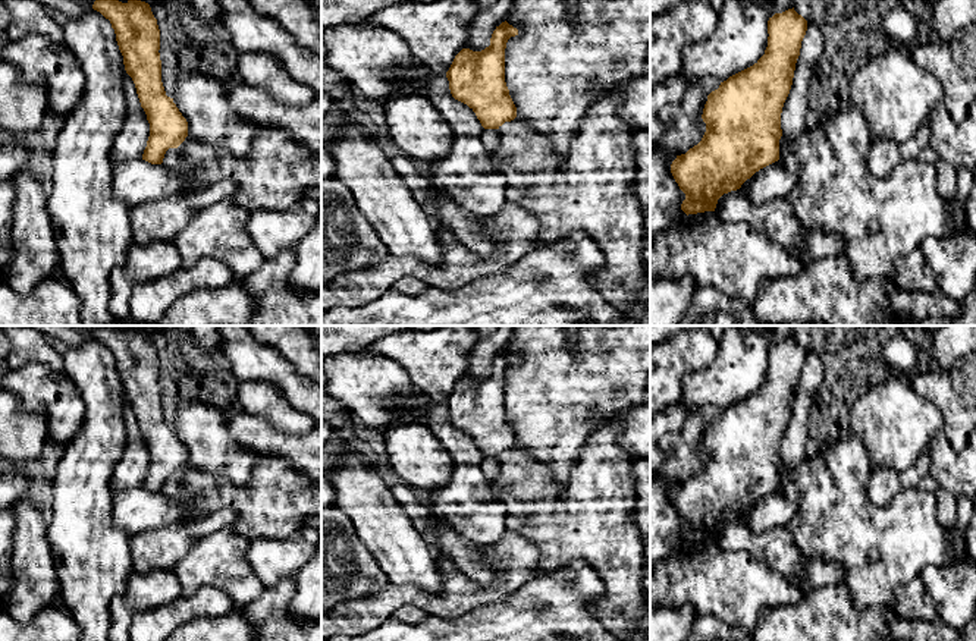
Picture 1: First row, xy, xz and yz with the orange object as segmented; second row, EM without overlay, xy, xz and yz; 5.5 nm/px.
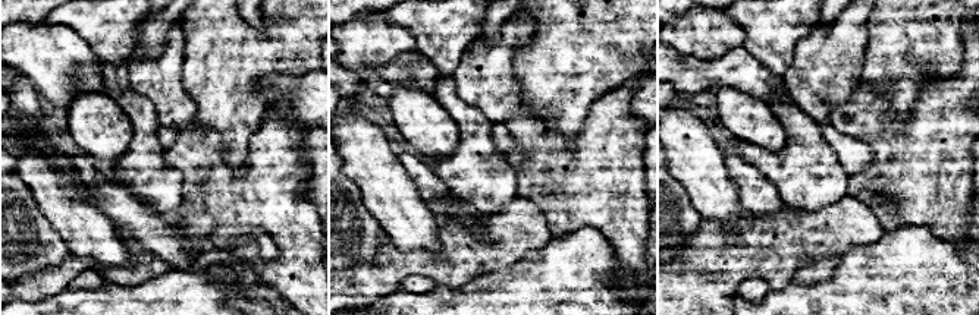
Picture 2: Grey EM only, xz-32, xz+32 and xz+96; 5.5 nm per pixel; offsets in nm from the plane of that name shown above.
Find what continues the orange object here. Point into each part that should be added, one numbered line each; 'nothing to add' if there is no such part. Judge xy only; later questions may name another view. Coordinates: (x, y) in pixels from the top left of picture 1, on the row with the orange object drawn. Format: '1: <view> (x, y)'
nothing to add

